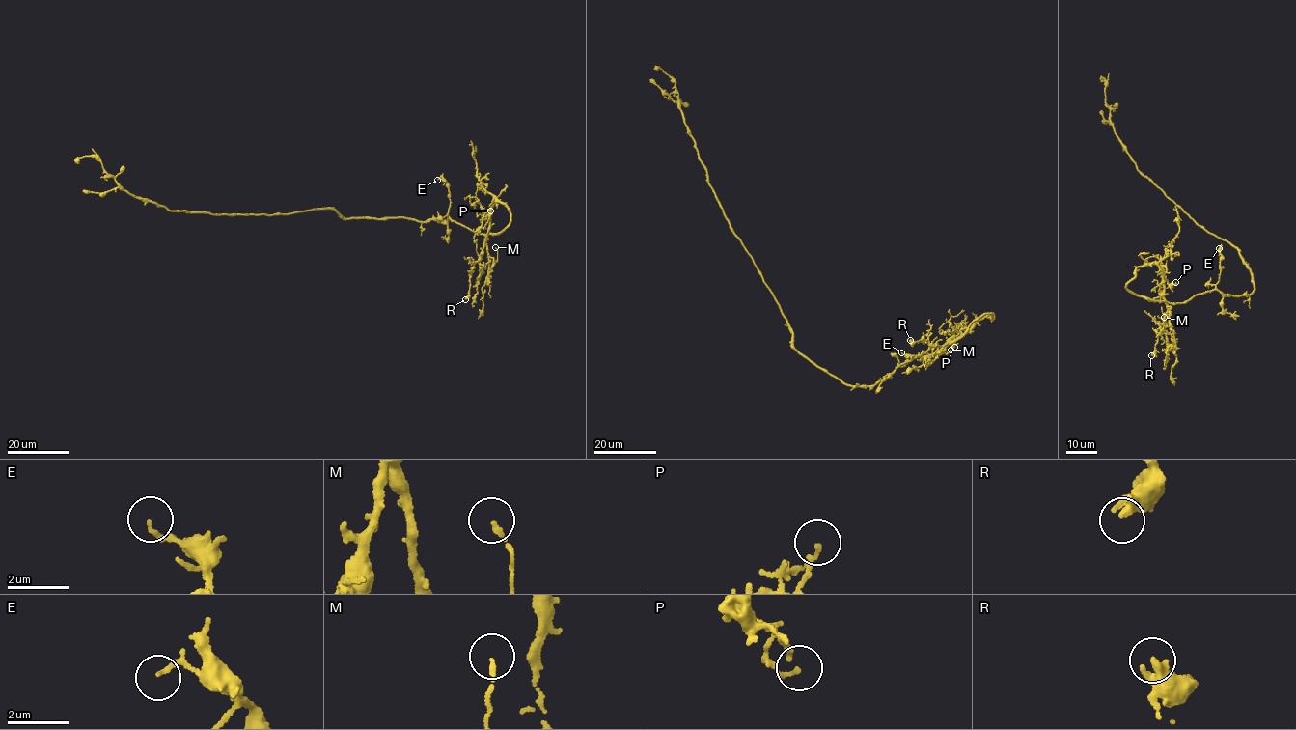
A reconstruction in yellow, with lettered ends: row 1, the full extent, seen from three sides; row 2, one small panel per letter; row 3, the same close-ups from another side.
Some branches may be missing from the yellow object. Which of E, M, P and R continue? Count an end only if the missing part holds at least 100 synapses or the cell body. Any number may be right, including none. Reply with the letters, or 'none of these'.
none of these

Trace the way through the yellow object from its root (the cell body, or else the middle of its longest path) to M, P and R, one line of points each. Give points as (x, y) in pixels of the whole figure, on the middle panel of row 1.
M: (790, 327), (795, 349), (853, 386), (873, 386), (904, 362), (931, 355), (946, 345), (940, 354), (951, 350)
P: (790, 327), (801, 353), (847, 385), (863, 387), (961, 334), (950, 338), (954, 347)
R: (790, 327), (792, 345), (801, 353), (847, 385), (863, 387), (873, 386), (901, 364), (947, 345), (910, 340)

